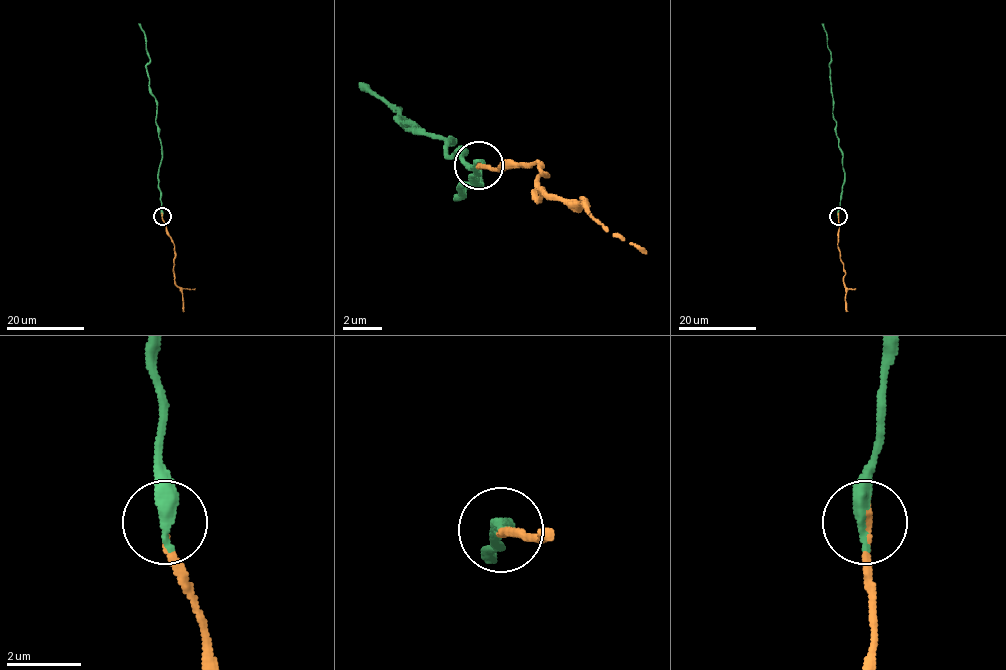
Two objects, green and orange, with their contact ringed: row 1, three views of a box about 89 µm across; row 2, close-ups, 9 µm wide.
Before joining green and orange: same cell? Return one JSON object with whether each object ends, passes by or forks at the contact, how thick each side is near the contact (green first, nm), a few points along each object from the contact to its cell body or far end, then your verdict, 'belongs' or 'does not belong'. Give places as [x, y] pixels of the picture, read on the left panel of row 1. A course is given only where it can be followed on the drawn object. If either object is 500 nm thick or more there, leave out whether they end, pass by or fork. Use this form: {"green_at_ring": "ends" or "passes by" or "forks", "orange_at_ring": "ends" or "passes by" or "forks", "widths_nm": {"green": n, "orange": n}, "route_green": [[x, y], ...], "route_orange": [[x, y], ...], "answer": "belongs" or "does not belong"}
{"green_at_ring": "ends", "orange_at_ring": "ends", "widths_nm": {"green": 440, "orange": 220}, "route_green": [[161, 215], [157, 100], [147, 71], [150, 60], [144, 31], [138, 23]], "route_orange": [[161, 215], [174, 246], [173, 272], [175, 284], [182, 293], [184, 311]], "answer": "belongs"}

